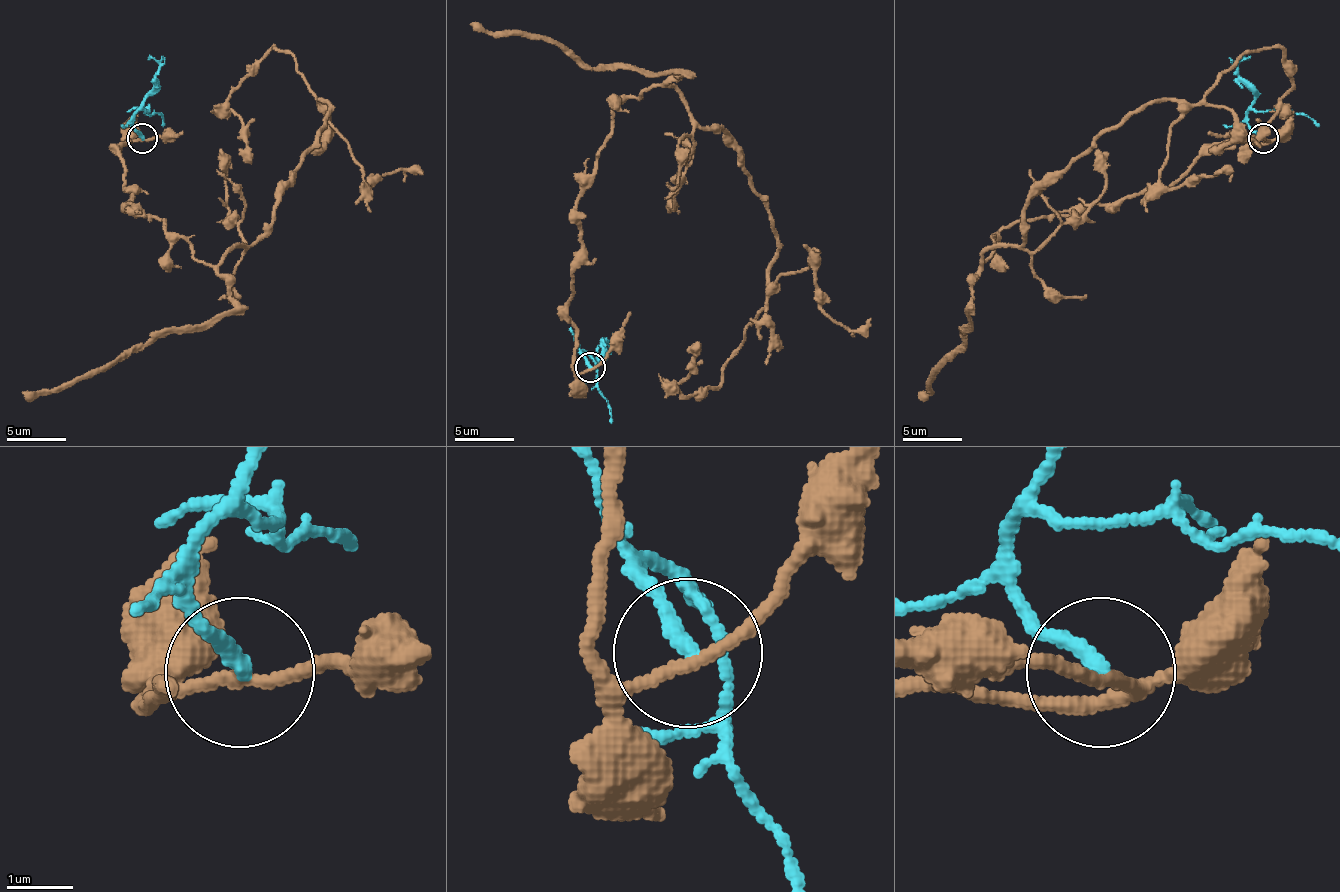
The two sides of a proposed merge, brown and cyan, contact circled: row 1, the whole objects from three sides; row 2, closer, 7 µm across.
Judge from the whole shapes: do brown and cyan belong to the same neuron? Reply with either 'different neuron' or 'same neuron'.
different neuron

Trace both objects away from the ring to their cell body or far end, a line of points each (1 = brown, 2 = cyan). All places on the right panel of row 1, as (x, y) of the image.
1: (1263, 139), (1006, 225), (982, 264), (1107, 130), (1277, 46), (1292, 85), (1242, 163)
2: (1263, 139), (1248, 124), (1251, 109), (1260, 112), (1277, 109), (1283, 115), (1295, 112), (1319, 127)

